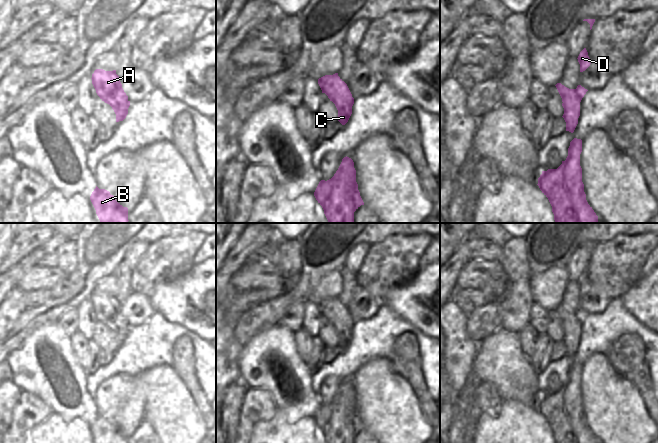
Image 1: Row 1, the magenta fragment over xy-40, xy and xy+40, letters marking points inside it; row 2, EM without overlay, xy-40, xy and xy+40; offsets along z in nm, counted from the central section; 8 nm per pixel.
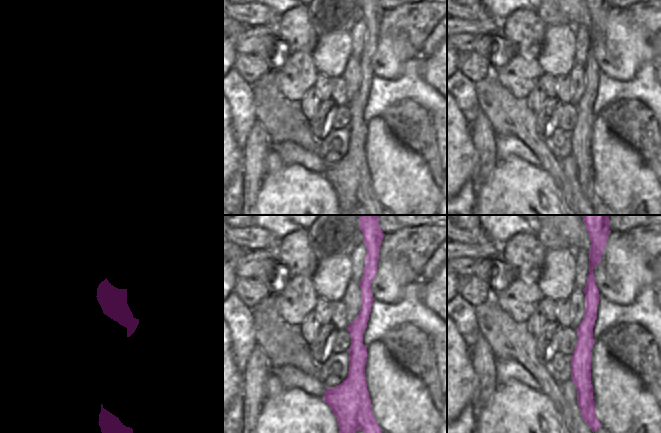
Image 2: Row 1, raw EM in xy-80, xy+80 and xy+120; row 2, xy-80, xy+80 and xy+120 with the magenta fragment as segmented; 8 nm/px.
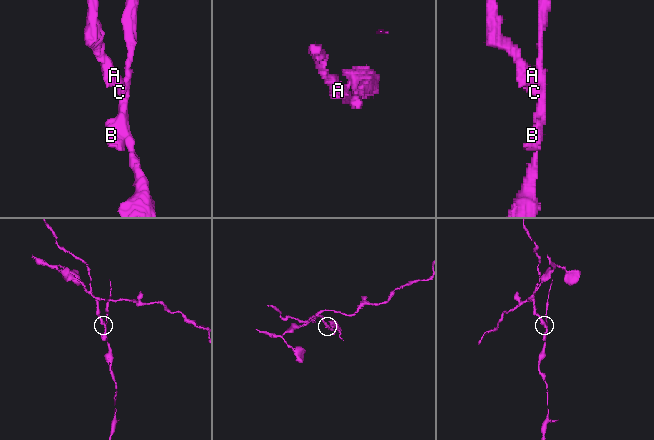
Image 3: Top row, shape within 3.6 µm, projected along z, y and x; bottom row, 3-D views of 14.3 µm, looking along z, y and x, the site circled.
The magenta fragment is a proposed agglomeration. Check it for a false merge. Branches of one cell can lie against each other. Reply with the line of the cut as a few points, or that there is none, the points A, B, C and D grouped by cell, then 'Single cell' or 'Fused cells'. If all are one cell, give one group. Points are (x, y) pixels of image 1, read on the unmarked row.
Split along xy+40 (577, 314), (576, 320), (572, 323), (568, 322), (563, 326). Groups: A / B C D. Fused cells.

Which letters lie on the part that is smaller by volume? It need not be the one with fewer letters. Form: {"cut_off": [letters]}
{"cut_off": ["B", "C", "D"]}

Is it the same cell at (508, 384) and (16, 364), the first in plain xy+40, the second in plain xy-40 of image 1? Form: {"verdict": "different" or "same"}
{"verdict": "same"}

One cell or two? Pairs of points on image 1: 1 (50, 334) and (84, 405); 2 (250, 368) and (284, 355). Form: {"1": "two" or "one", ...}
{"1": "one", "2": "one"}

